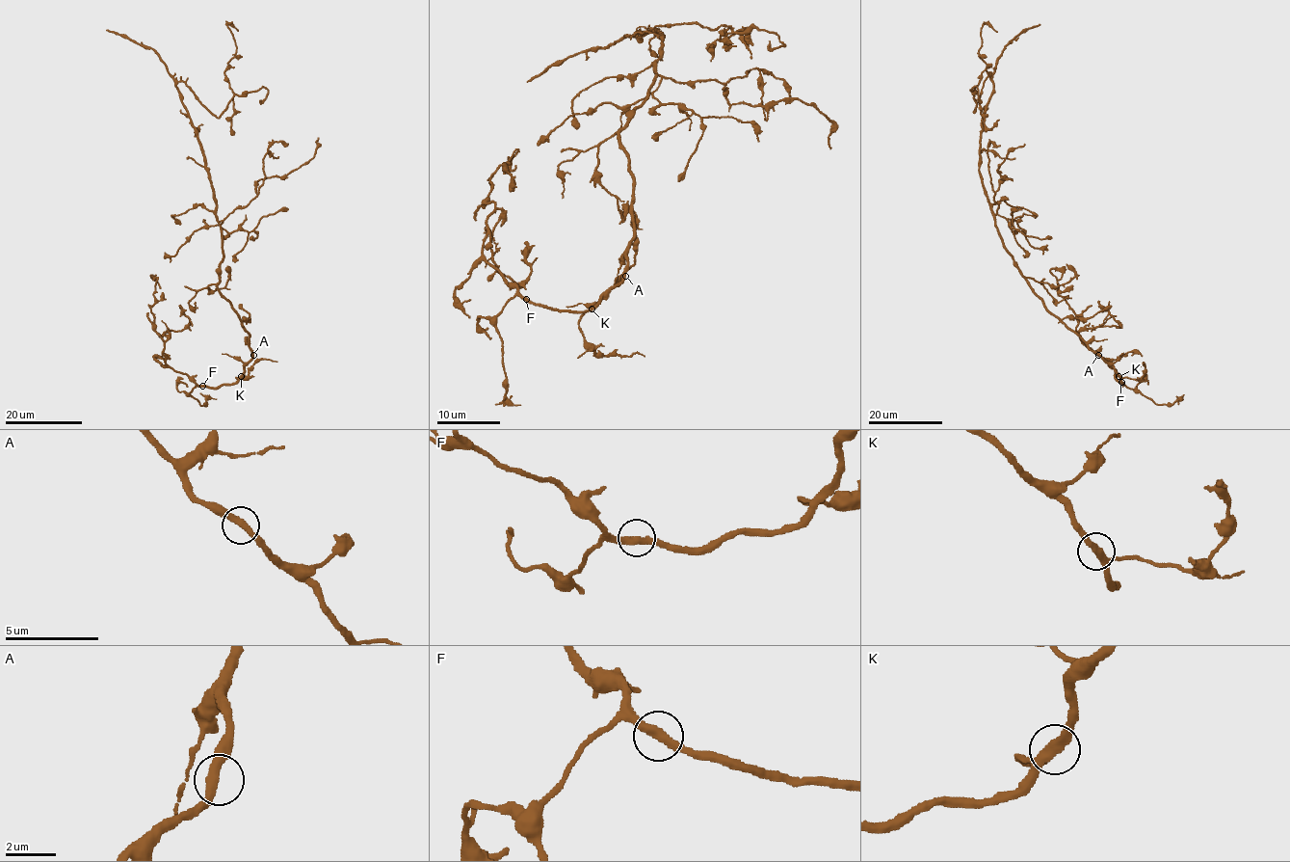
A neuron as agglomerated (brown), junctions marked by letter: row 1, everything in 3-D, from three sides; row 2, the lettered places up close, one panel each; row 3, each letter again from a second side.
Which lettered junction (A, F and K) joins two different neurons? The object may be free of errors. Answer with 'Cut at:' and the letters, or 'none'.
Cut at: none

